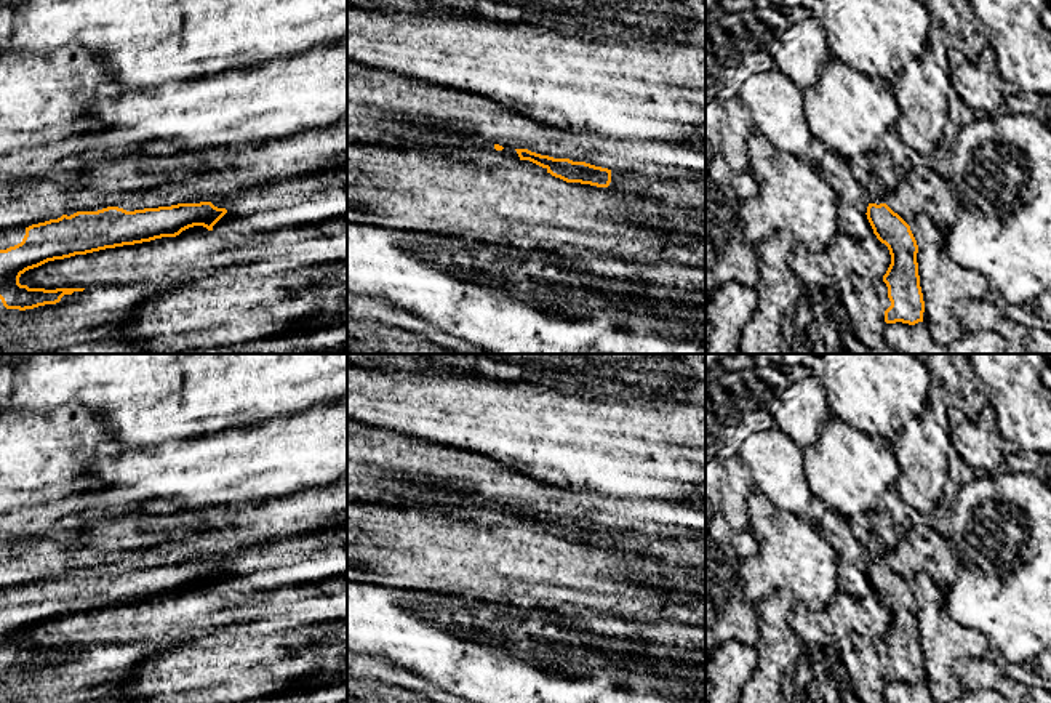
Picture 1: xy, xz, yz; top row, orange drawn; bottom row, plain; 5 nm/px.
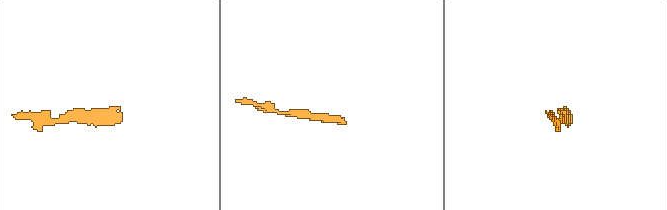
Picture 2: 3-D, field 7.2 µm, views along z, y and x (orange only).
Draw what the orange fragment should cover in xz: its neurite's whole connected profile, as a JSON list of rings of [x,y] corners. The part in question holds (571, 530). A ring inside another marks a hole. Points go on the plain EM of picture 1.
[[[515,508],[520,519],[529,519],[566,541],[608,546],[624,554],[643,556],[673,567],[705,572],[705,540],[681,536],[648,536],[630,530],[611,530],[585,520],[553,517],[528,508]]]

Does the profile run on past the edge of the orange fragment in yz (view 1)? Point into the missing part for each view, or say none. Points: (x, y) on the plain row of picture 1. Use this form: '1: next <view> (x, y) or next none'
1: next none

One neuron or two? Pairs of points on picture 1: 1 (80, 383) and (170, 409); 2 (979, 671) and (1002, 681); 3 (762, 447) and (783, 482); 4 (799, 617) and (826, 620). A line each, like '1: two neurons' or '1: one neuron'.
1: one neuron
2: one neuron
3: one neuron
4: one neuron

